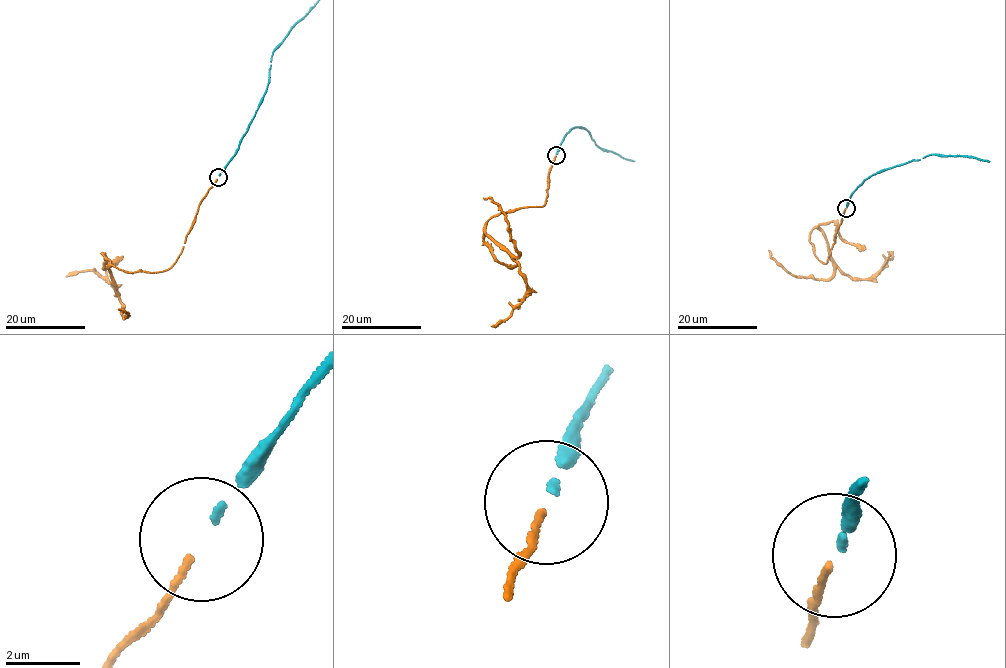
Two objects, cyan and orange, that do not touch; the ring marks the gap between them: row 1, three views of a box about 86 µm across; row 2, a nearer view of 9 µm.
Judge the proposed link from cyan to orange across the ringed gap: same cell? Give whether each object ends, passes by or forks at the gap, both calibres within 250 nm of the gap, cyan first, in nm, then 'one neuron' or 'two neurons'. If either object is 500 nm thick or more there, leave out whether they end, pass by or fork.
cyan ends | orange ends | 160/180 nm | one neuron

